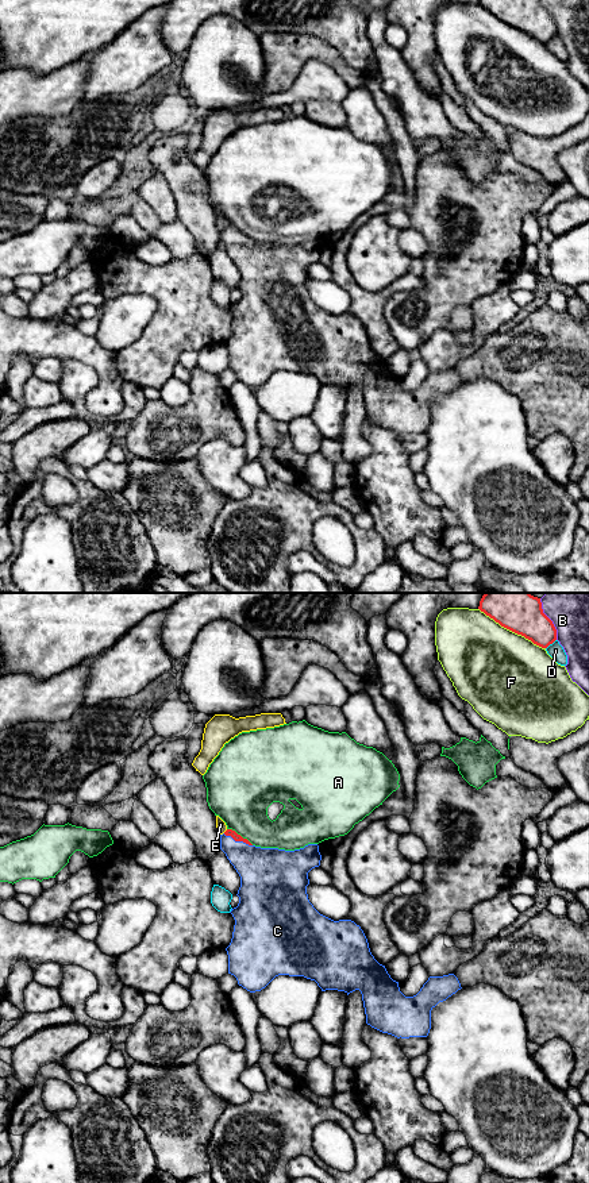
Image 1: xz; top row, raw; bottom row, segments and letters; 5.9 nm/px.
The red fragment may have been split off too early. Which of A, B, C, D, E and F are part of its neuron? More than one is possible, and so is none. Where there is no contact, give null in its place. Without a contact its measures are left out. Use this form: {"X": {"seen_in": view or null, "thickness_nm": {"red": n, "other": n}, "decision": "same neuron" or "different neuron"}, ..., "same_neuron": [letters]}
{"A": {"seen_in": "xz", "thickness_nm": {"red": 50, "other": 380}, "decision": "different neuron"}, "B": {"seen_in": "xz", "thickness_nm": {"red": 190, "other": 200}, "decision": "different neuron"}, "C": {"seen_in": "xz", "thickness_nm": {"red": 50, "other": 300}, "decision": "same neuron"}, "D": {"seen_in": "xz", "thickness_nm": {"red": 190, "other": 90}, "decision": "different neuron"}, "E": {"seen_in": "xz", "thickness_nm": {"red": 50, "other": 60}, "decision": "different neuron"}, "F": {"seen_in": "xz", "thickness_nm": {"red": 190, "other": 500}, "decision": "different neuron"}, "same_neuron": ["C"]}

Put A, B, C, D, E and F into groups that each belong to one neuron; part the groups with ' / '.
A / B / C / D / E / F

